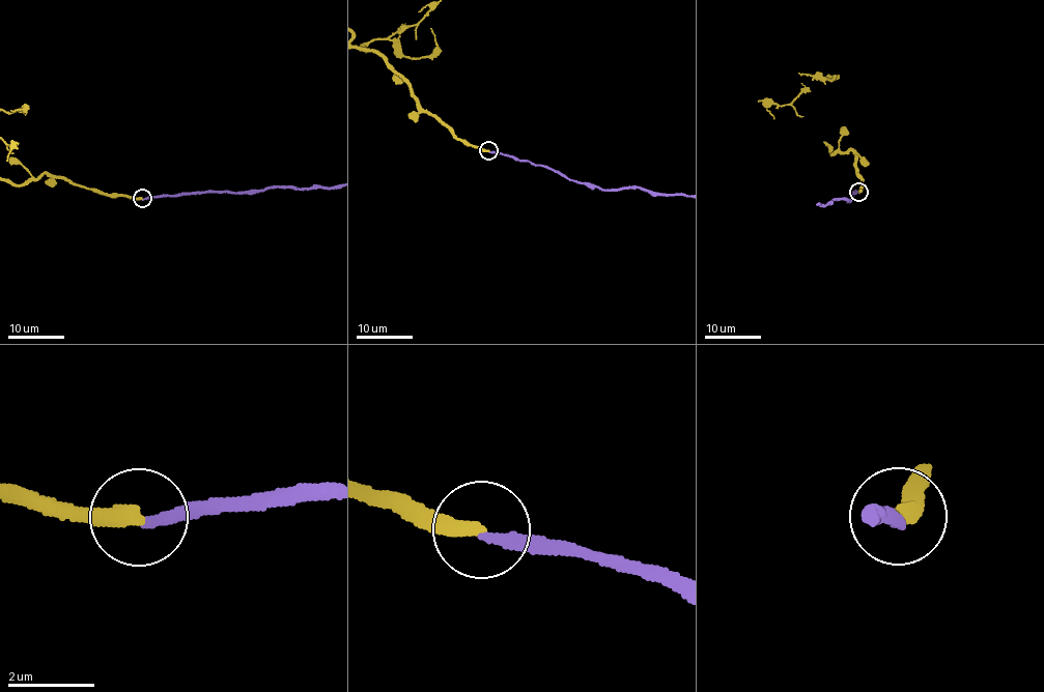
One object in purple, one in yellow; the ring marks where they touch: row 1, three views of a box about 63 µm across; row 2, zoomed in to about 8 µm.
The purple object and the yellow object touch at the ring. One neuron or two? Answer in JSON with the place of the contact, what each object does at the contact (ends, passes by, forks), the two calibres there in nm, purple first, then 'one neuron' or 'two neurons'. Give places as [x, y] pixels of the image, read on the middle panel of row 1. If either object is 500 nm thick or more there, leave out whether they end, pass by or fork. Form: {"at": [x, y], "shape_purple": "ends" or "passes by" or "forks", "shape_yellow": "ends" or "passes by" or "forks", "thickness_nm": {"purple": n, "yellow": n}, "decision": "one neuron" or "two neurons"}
{"at": [488, 150], "shape_purple": "ends", "shape_yellow": "ends", "thickness_nm": {"purple": 280, "yellow": 360}, "decision": "two neurons"}

